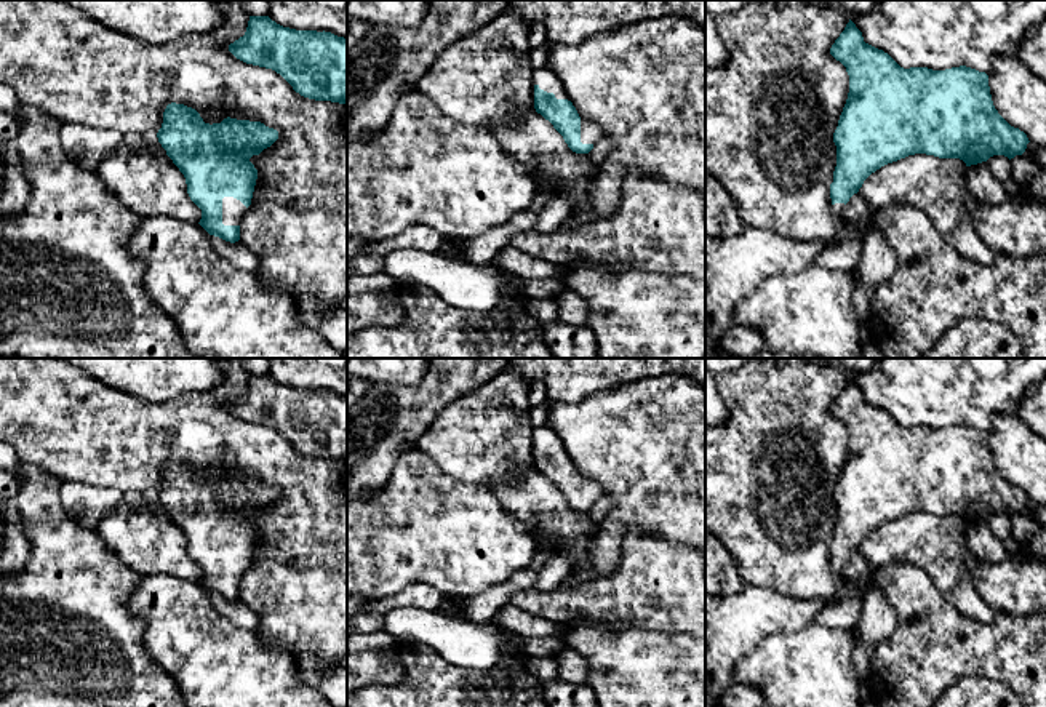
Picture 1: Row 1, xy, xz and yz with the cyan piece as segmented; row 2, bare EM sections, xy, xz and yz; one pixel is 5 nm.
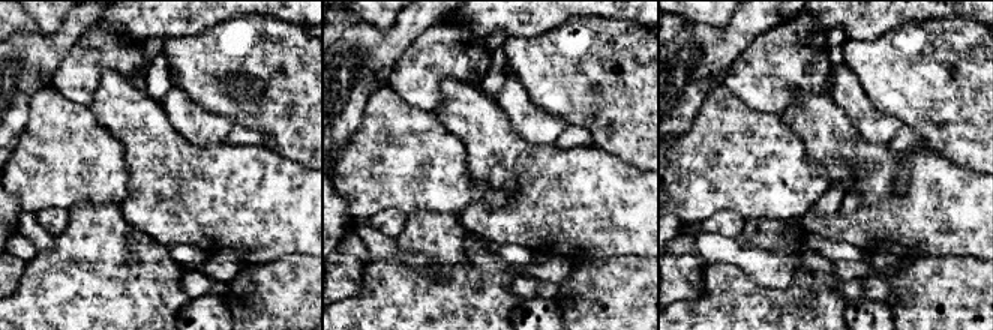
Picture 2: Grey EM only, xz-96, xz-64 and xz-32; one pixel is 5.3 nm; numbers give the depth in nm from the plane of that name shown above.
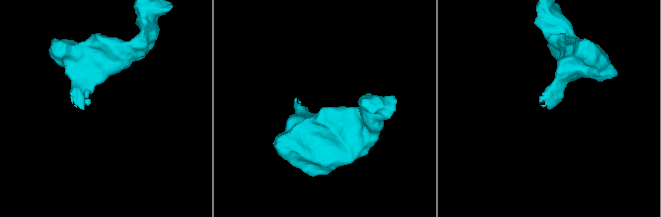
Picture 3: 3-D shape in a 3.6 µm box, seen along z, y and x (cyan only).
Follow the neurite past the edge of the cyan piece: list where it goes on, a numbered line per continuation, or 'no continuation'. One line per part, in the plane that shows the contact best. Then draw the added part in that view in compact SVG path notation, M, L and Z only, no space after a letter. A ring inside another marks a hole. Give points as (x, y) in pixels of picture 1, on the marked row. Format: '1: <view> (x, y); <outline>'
1: xy (232, 210); M224 197L222 198L222 224L224 226L240 226L240 219L245 213L246 206L234 198L234 197Z

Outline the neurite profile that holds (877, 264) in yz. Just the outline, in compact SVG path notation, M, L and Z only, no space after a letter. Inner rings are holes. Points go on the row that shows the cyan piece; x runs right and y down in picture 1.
M854 194L844 206L846 219L862 229L862 256L854 270L857 286L852 293L852 306L860 323L868 323L870 299L873 290L892 277L897 258L884 234L868 218L870 208L862 195Z

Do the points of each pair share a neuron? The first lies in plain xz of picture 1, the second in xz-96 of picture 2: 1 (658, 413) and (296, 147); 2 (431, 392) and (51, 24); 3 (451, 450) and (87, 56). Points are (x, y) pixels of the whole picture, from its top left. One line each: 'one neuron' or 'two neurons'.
1: one neuron
2: two neurons
3: one neuron

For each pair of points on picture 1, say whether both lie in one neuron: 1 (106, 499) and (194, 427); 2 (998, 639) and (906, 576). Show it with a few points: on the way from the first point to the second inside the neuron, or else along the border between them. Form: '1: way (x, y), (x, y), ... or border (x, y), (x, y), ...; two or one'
1: border (80, 480), (90, 485), (114, 487), (122, 493); two
2: way (974, 639), (958, 632), (926, 600); one

